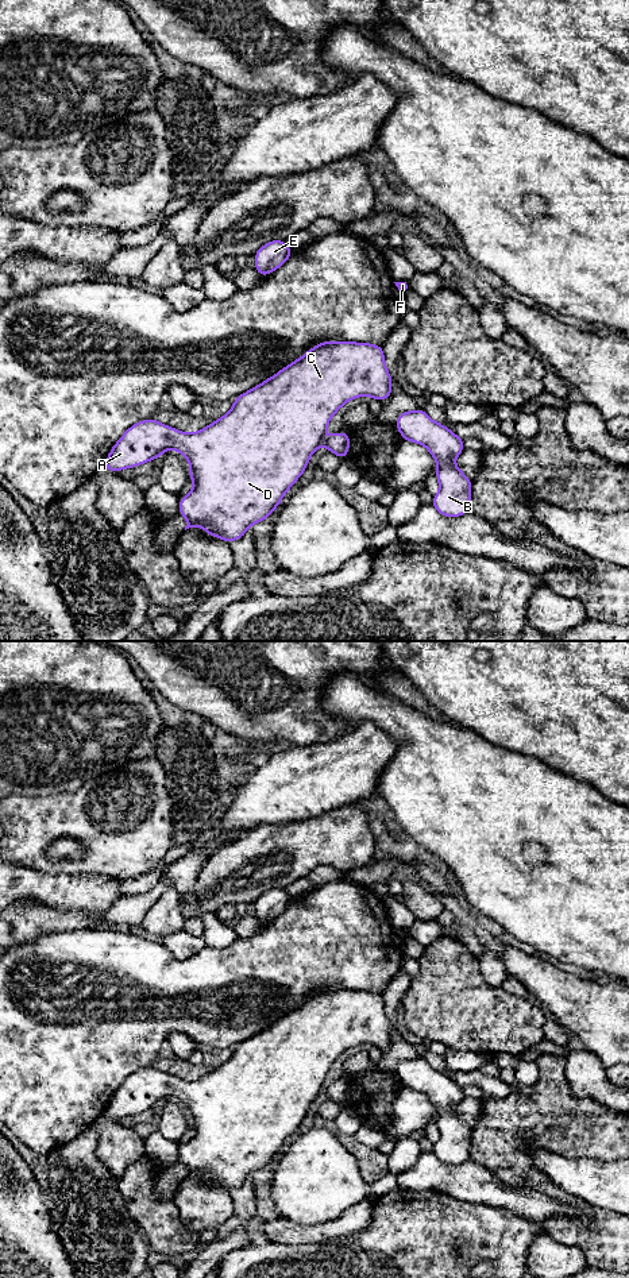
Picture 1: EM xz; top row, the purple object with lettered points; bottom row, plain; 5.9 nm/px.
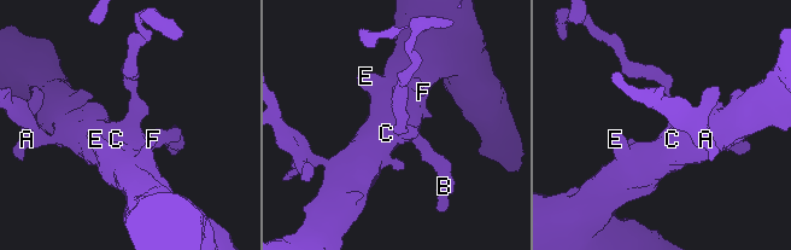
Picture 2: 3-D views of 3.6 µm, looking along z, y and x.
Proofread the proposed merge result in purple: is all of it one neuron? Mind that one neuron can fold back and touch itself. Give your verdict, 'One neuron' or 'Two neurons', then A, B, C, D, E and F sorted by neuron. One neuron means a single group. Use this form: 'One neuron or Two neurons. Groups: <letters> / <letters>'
One neuron. Groups: A B C D E F

